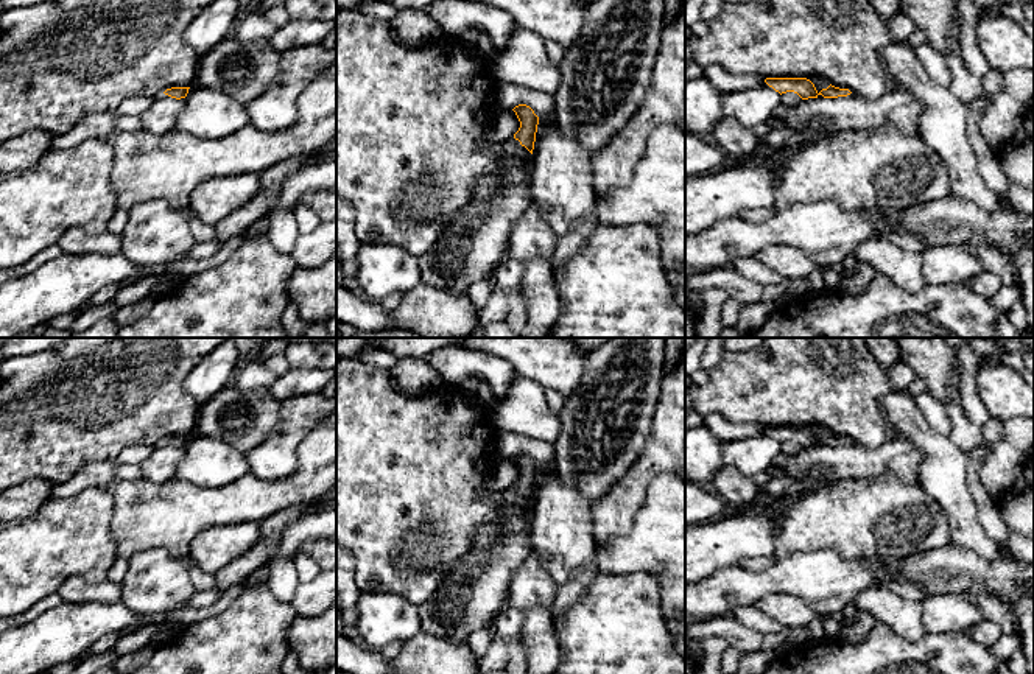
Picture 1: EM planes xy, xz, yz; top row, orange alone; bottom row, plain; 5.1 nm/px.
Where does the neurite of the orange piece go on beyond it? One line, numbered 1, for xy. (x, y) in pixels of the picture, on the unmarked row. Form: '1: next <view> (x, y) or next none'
1: next none

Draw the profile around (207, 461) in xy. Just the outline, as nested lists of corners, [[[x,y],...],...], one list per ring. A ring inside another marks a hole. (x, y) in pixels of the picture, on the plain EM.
[[[195,433],[184,448],[174,476],[178,479],[201,487],[220,487],[251,472],[246,456],[221,439]]]

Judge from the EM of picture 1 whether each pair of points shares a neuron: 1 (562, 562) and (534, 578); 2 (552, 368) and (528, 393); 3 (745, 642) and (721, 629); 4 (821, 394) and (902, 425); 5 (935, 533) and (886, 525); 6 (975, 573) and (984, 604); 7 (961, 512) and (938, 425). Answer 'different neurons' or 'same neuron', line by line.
1: different neurons
2: different neurons
3: same neuron
4: different neurons
5: same neuron
6: different neurons
7: different neurons

